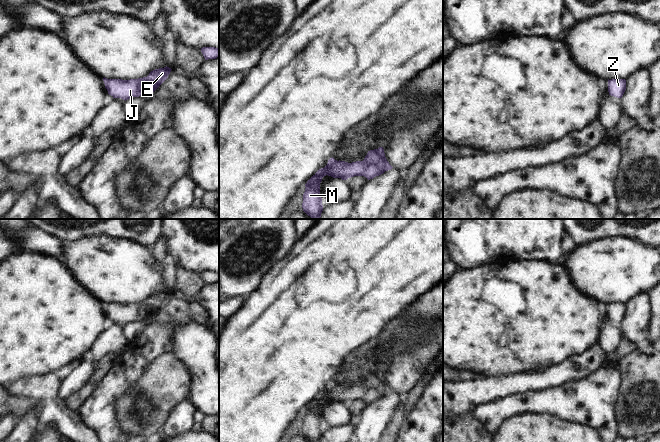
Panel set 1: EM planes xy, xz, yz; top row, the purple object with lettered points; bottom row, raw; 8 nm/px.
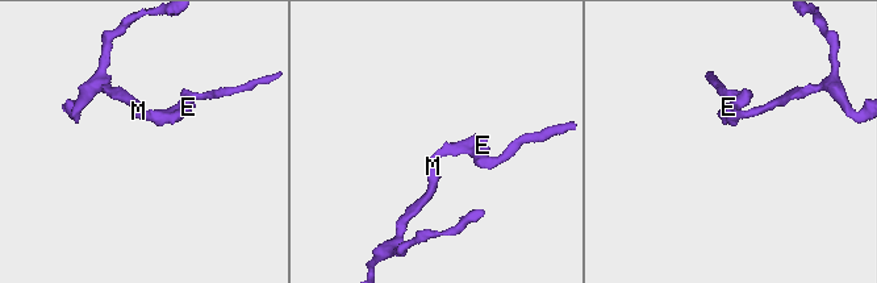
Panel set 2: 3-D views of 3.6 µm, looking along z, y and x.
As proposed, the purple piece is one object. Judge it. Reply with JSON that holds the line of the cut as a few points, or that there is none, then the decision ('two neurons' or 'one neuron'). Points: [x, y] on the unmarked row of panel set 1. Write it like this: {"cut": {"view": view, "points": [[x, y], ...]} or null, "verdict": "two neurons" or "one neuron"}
{"cut": null, "verdict": "one neuron"}

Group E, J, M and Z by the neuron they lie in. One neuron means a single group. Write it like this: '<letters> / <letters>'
E J M Z

